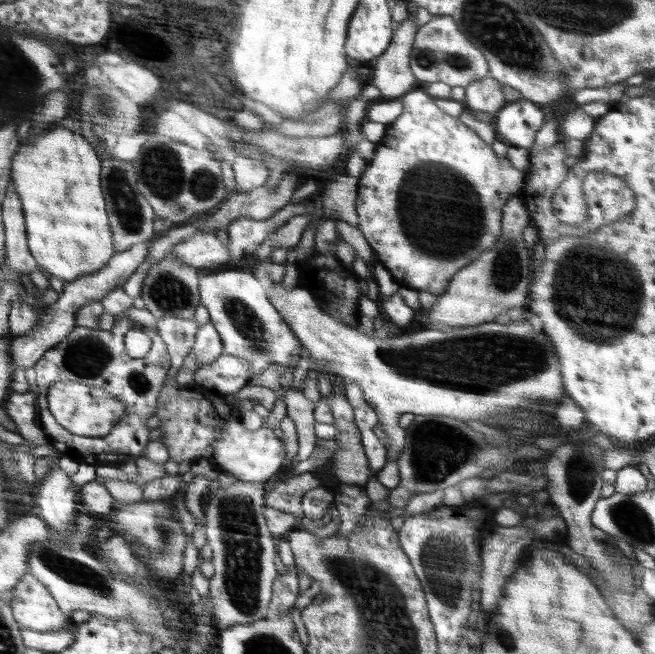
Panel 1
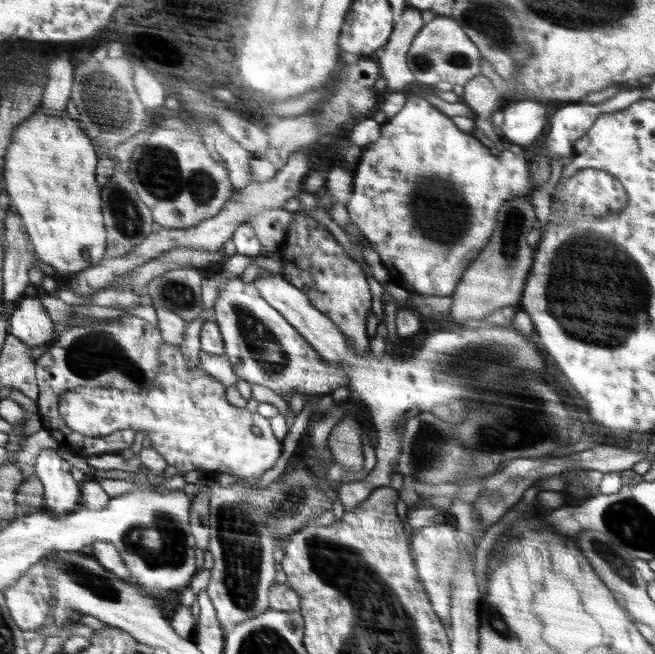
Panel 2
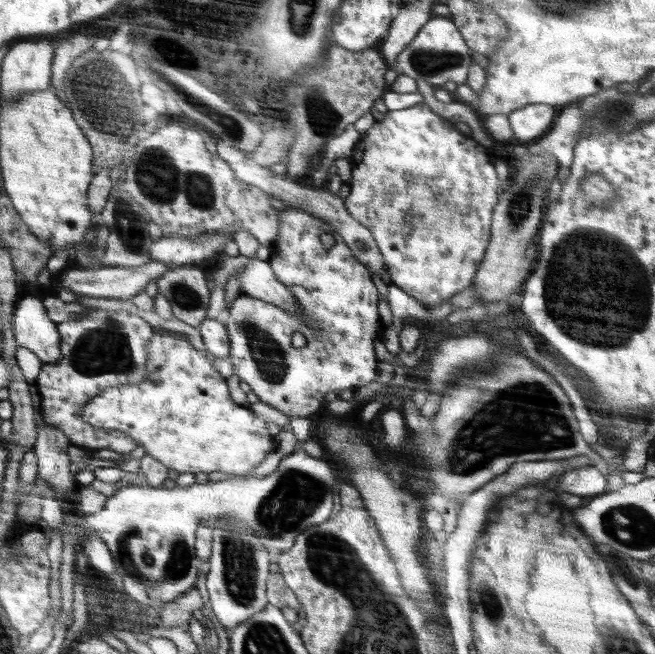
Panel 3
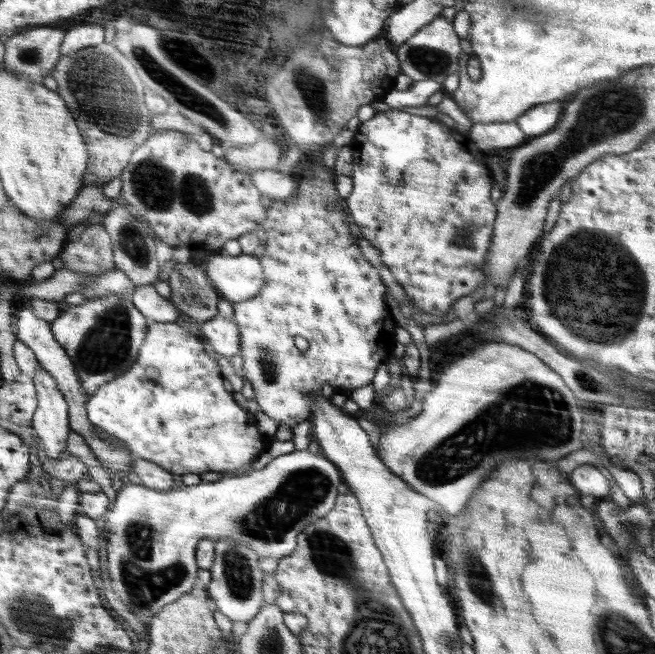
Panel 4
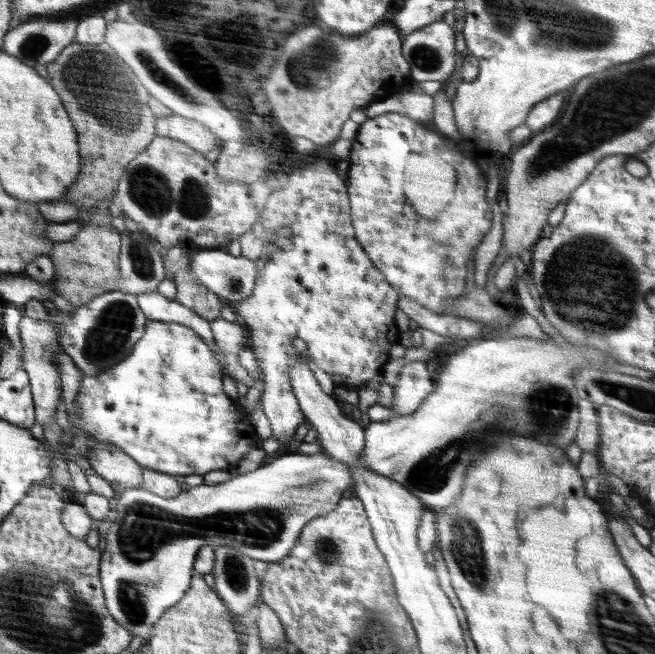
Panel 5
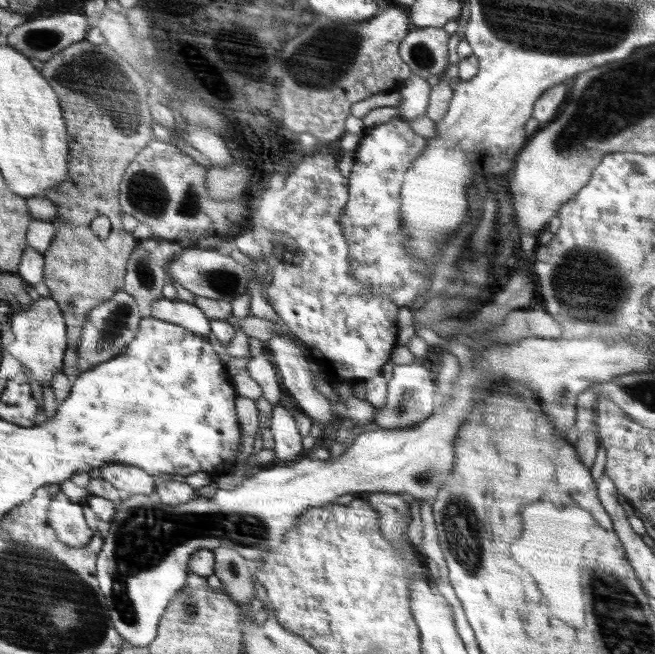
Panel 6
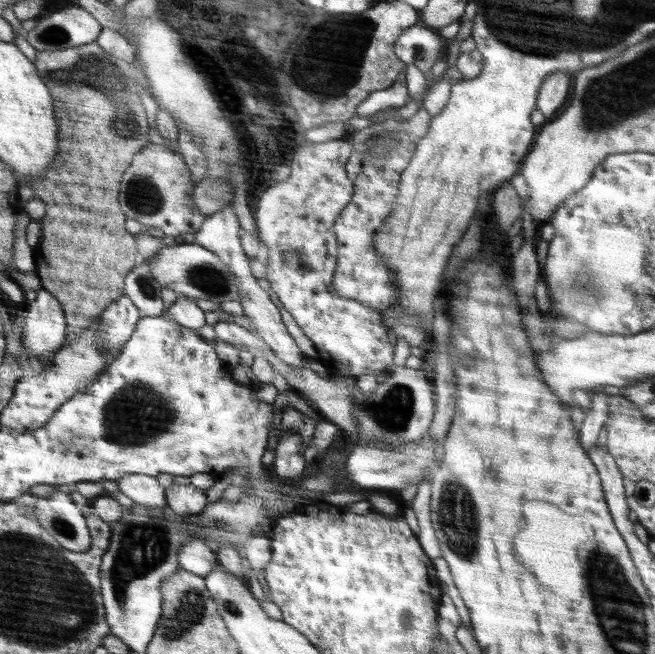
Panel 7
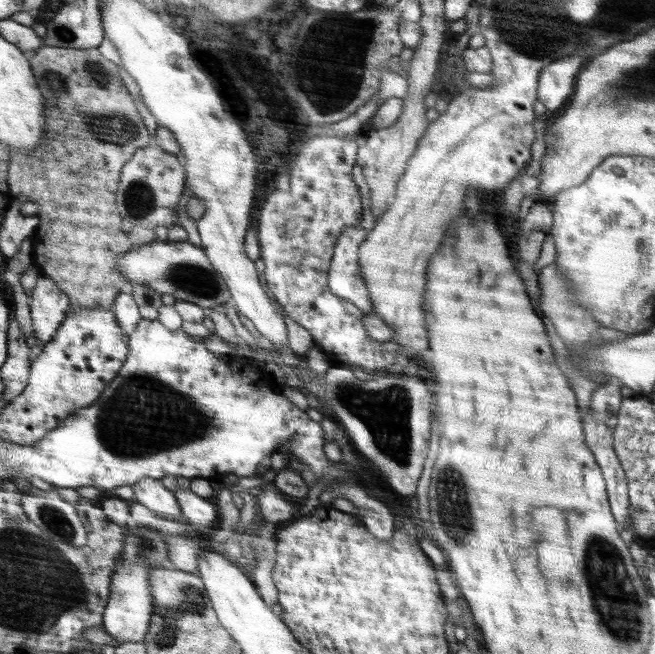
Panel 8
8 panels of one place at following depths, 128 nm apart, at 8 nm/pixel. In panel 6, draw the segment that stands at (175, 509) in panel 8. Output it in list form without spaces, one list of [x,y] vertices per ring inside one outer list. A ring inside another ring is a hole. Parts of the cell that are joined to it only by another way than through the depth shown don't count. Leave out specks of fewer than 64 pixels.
[[[112,463],[100,468],[102,478],[116,487],[124,496],[152,494],[155,492],[155,478],[146,471],[131,465]]]

